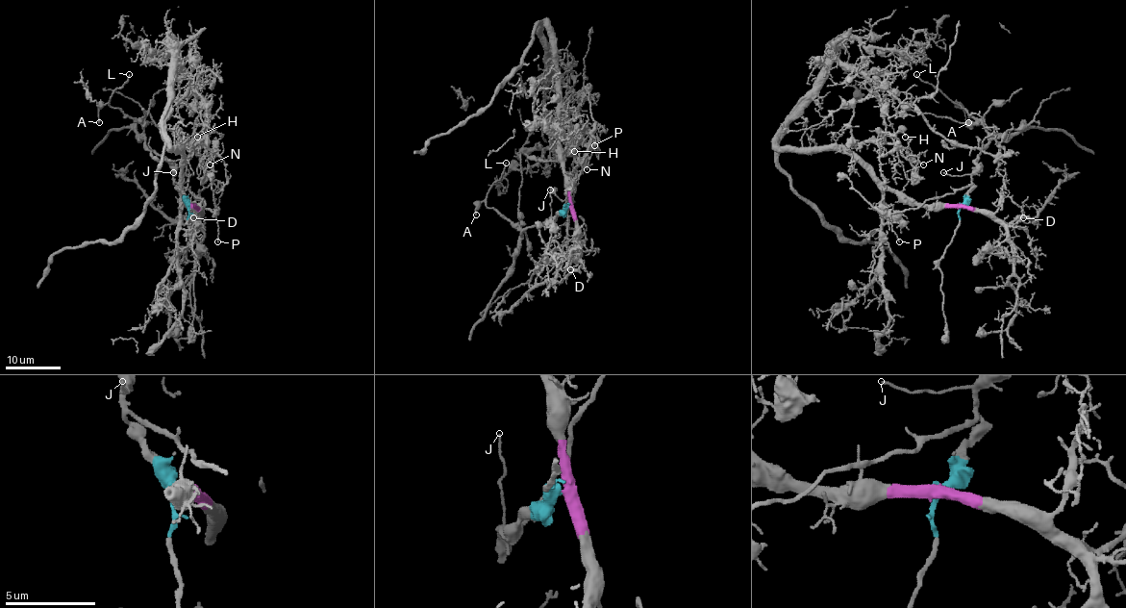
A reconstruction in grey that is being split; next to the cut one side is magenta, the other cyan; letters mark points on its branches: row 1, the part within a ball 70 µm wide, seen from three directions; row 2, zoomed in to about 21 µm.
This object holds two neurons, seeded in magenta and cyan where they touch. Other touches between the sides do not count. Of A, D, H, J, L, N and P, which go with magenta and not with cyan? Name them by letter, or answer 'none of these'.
D, H, N

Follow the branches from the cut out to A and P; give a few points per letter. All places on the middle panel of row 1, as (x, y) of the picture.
A: (569, 207), (521, 234), (517, 226), (483, 201), (475, 210), (476, 215)
P: (569, 207), (556, 216), (569, 197), (591, 138), (595, 138), (594, 145)

